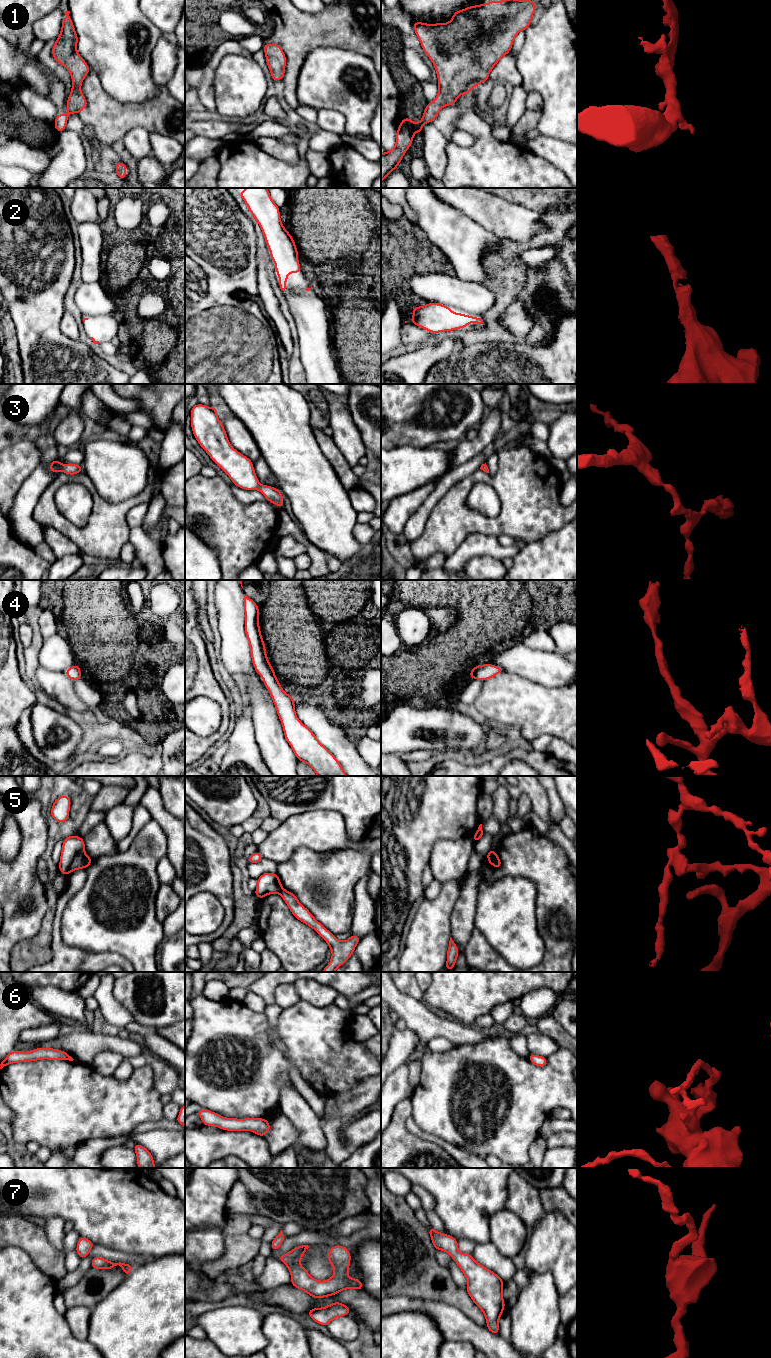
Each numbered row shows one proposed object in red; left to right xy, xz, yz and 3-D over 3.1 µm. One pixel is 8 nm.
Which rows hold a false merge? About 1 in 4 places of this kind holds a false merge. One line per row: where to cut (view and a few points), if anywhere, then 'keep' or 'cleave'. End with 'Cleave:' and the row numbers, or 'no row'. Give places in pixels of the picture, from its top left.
1: cut none; keep
2: cut none; keep
3: cut none; keep
4: cut none; keep
5: cut xy (87, 857), (83, 867); cleave
6: cut none; keep
7: cut none; keep
Cleave: 5

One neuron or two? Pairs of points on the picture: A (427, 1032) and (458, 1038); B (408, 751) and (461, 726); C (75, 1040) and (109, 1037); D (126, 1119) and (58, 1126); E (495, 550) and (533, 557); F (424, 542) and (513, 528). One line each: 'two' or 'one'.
A: one
B: one
C: one
D: one
E: two
F: one

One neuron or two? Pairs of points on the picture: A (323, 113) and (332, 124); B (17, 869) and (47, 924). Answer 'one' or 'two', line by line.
A: one
B: two

